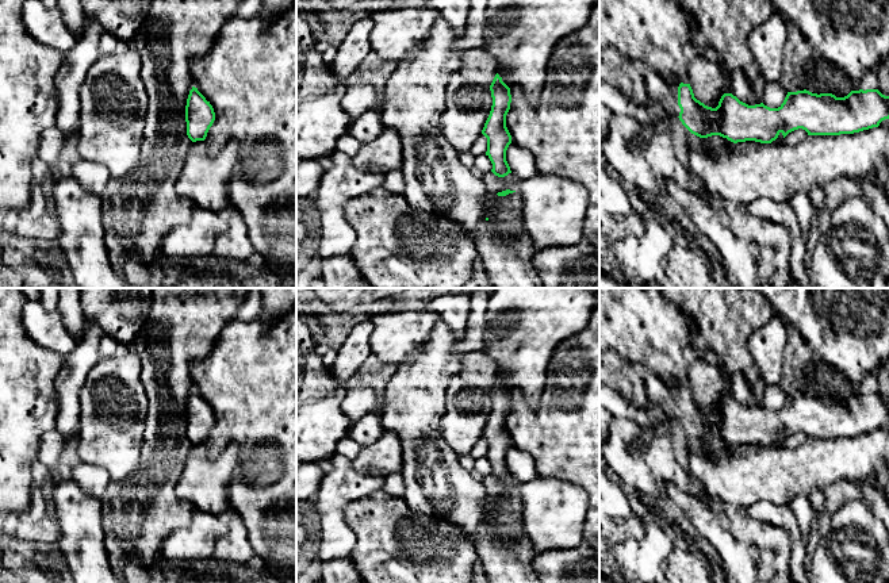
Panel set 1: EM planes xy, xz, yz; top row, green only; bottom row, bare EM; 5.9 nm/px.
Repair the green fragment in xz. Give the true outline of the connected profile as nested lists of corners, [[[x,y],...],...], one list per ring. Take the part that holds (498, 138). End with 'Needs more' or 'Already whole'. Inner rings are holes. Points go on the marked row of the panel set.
[[[498,73],[490,85],[490,91],[493,106],[482,134],[487,138],[486,156],[493,164],[491,172],[498,177],[505,177],[511,173],[506,161],[506,150],[511,143],[511,135],[506,127],[506,115],[510,110],[511,95],[510,88],[502,81]]]. Already whole

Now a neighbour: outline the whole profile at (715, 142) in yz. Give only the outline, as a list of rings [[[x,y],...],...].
[[[720,135],[708,137],[706,141],[708,141],[706,151],[709,153],[716,153],[719,150],[729,151],[735,145],[733,142]]]

